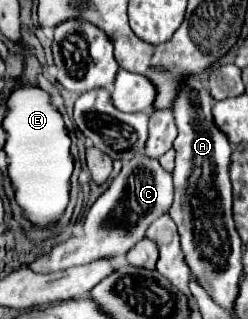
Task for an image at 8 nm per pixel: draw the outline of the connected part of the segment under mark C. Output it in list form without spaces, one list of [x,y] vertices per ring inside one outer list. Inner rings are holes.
[[[138,155],[122,167],[118,177],[90,207],[84,219],[82,239],[72,241],[72,237],[68,237],[60,243],[54,243],[48,253],[38,255],[28,267],[34,269],[36,273],[54,273],[76,265],[86,265],[102,257],[112,259],[112,257],[126,255],[134,247],[134,243],[144,237],[150,223],[160,215],[168,213],[172,205],[172,195],[174,195],[174,187],[172,187],[170,173],[166,173],[156,159]],[[112,223],[130,223],[130,225],[112,225]]]

